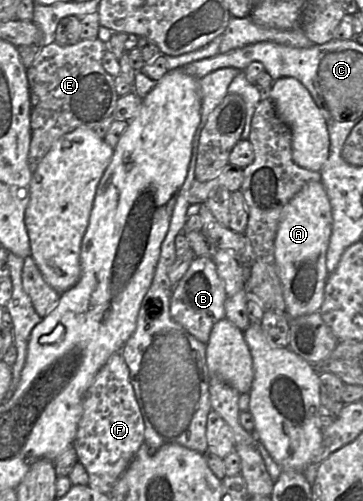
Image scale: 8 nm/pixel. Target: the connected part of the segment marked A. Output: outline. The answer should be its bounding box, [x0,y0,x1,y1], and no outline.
[275,184,332,319]

